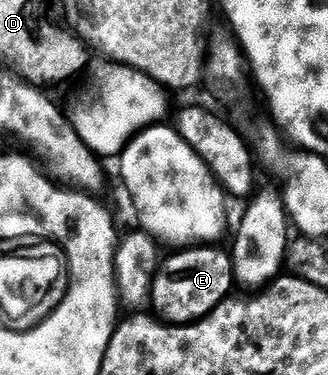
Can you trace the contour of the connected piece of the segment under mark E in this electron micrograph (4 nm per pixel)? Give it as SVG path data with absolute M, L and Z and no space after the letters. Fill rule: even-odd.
M192 246L177 251L180 253L176 256L176 265L165 276L155 277L150 297L157 308L155 311L167 323L190 324L203 320L223 300L229 299L231 292L228 291L234 288L234 260L227 251L216 247L220 246Z

